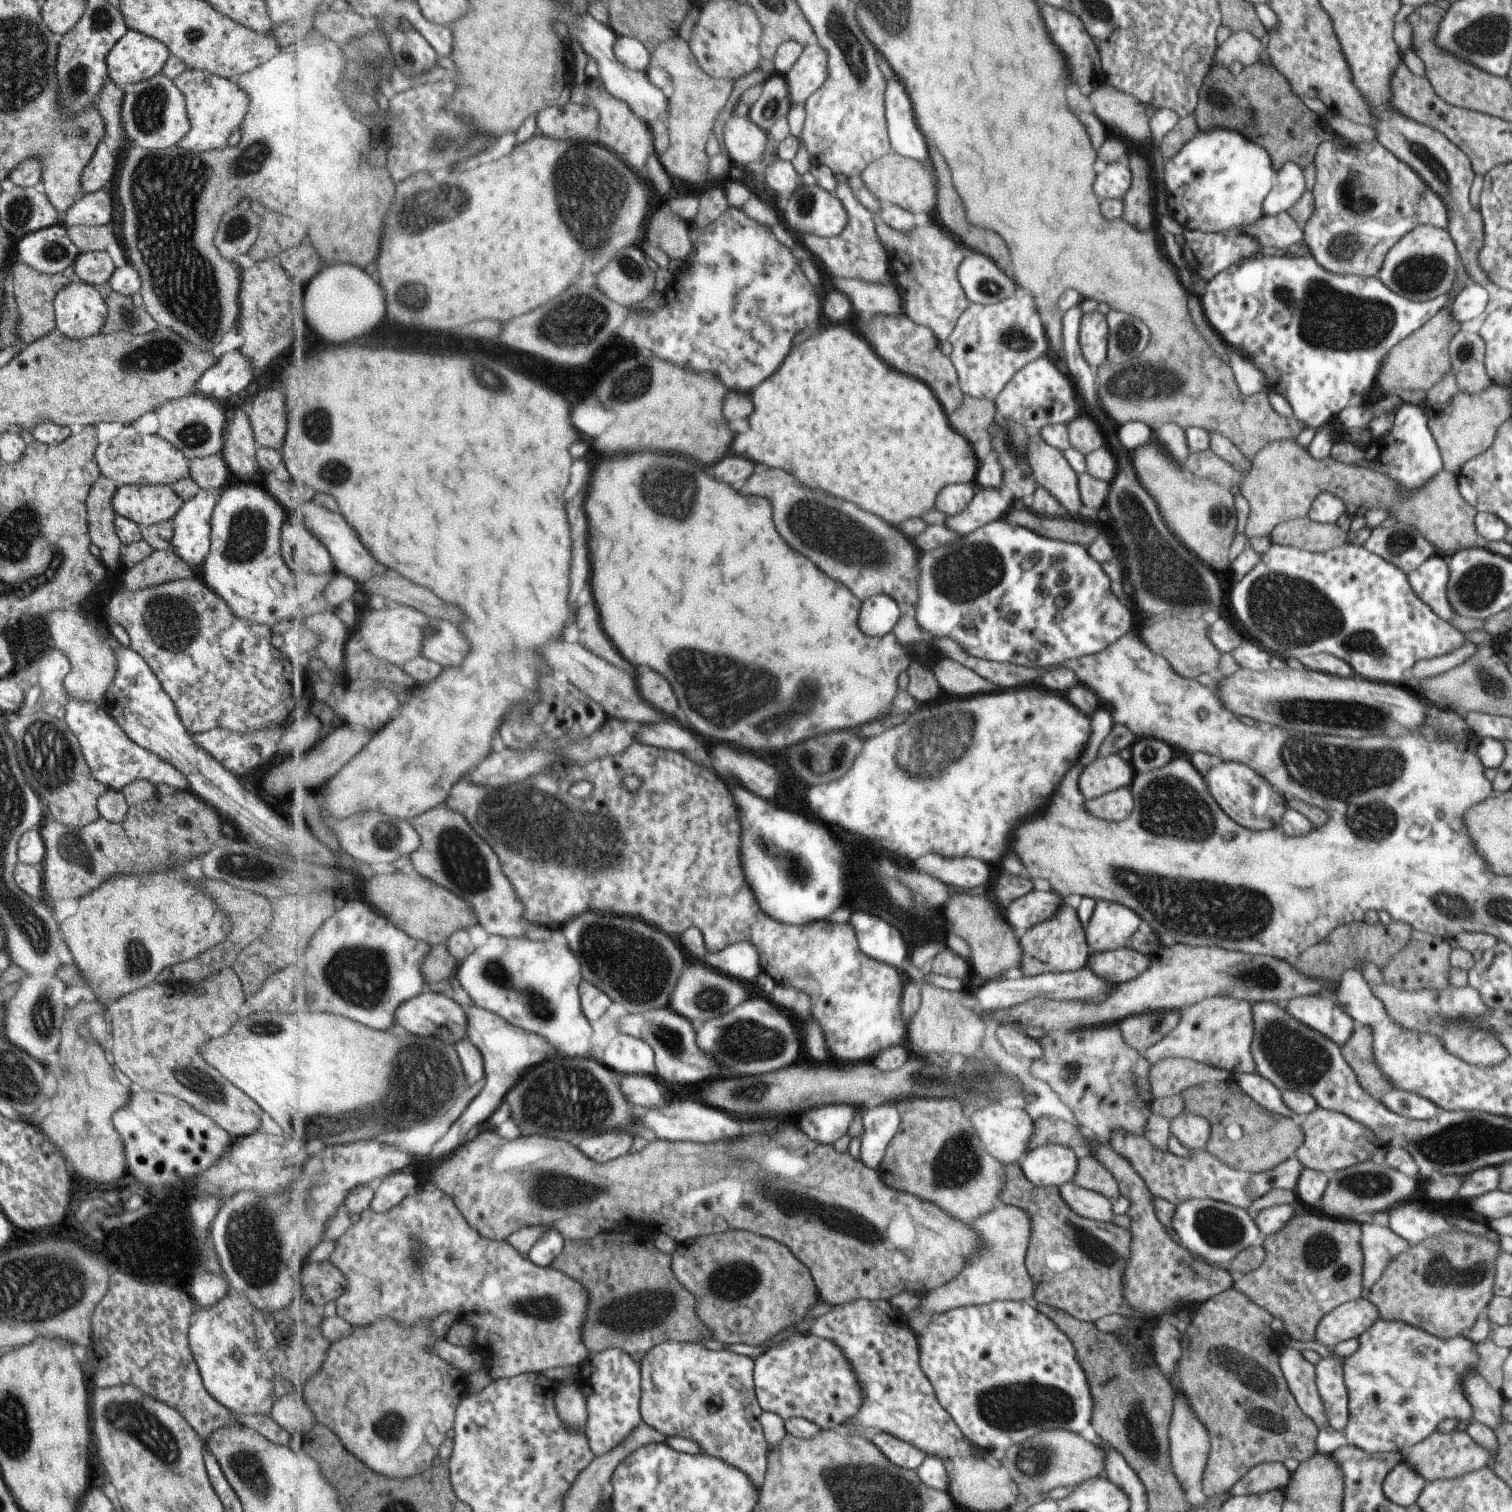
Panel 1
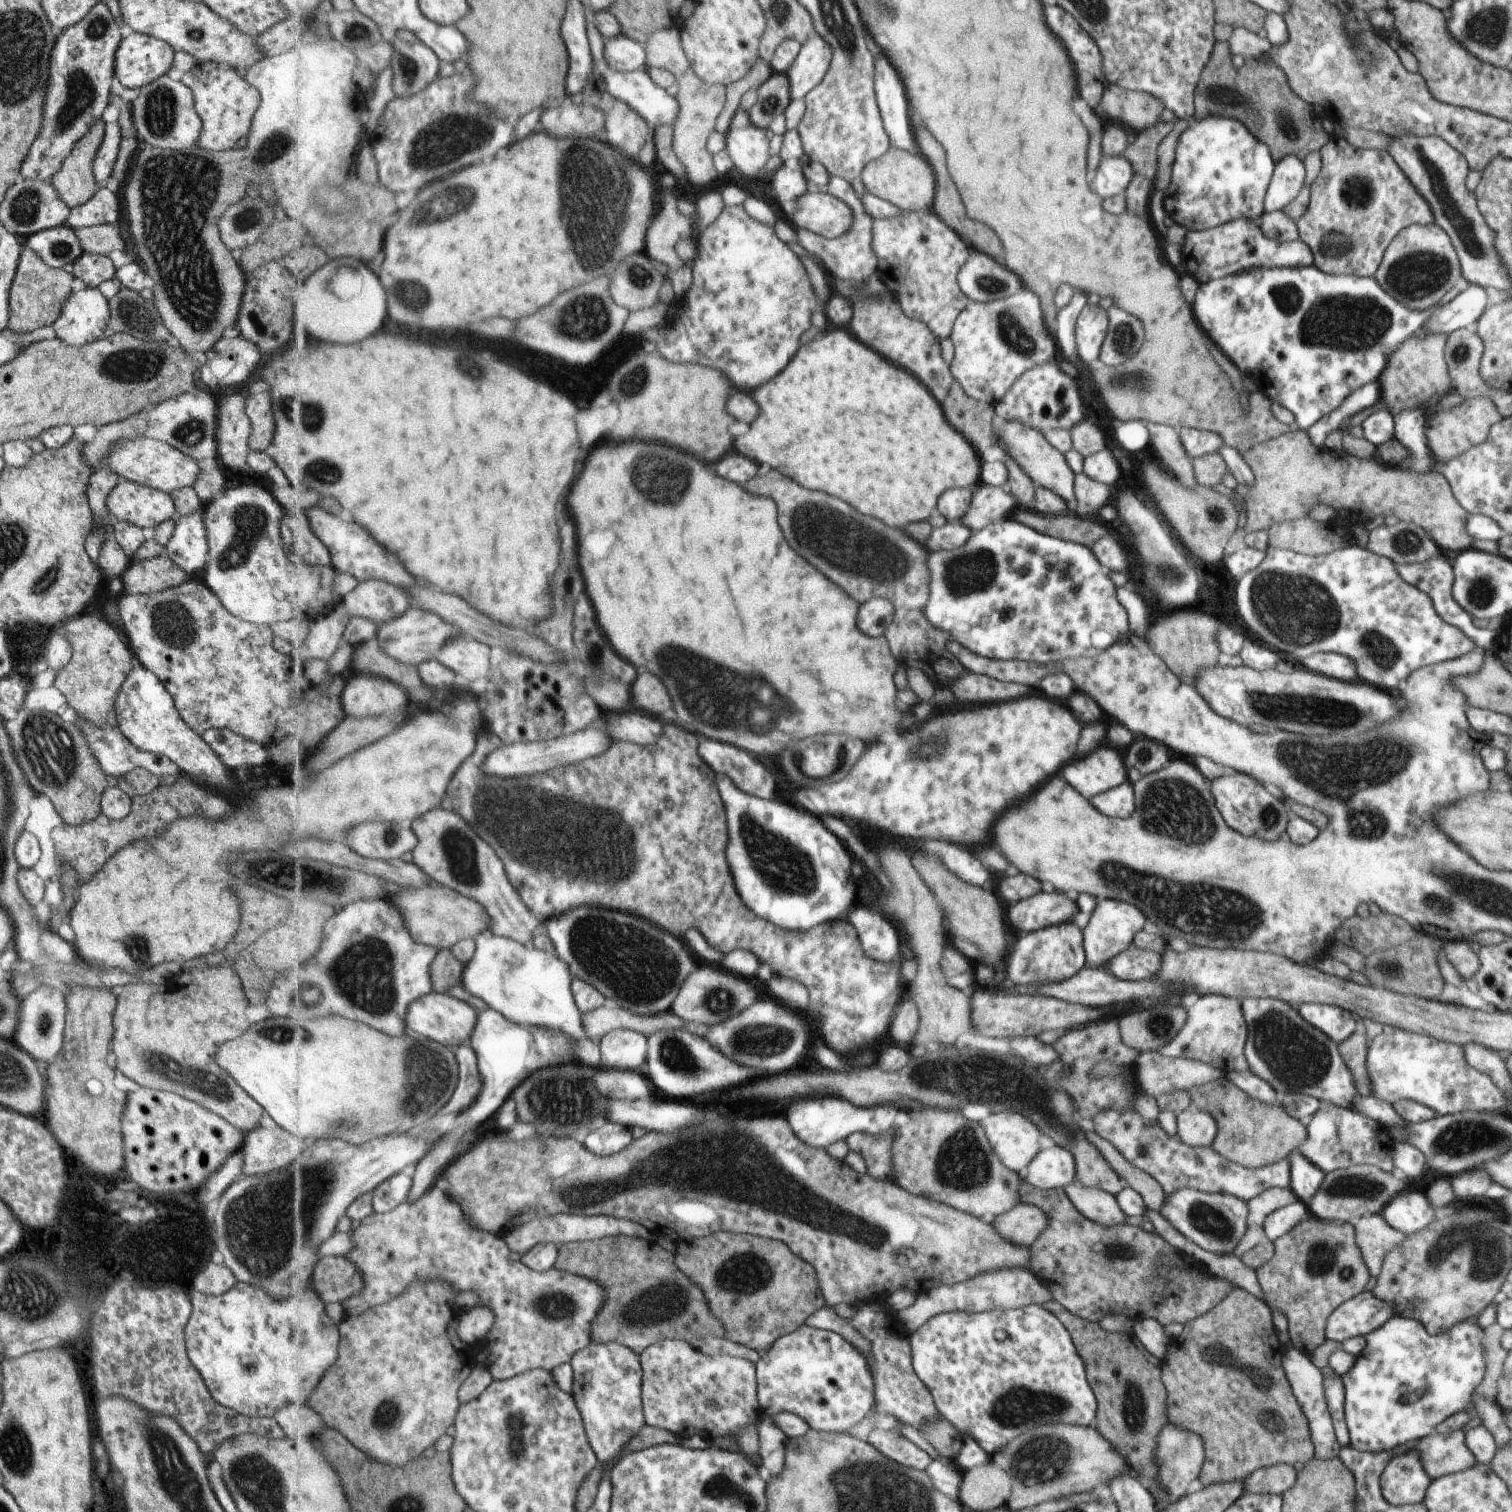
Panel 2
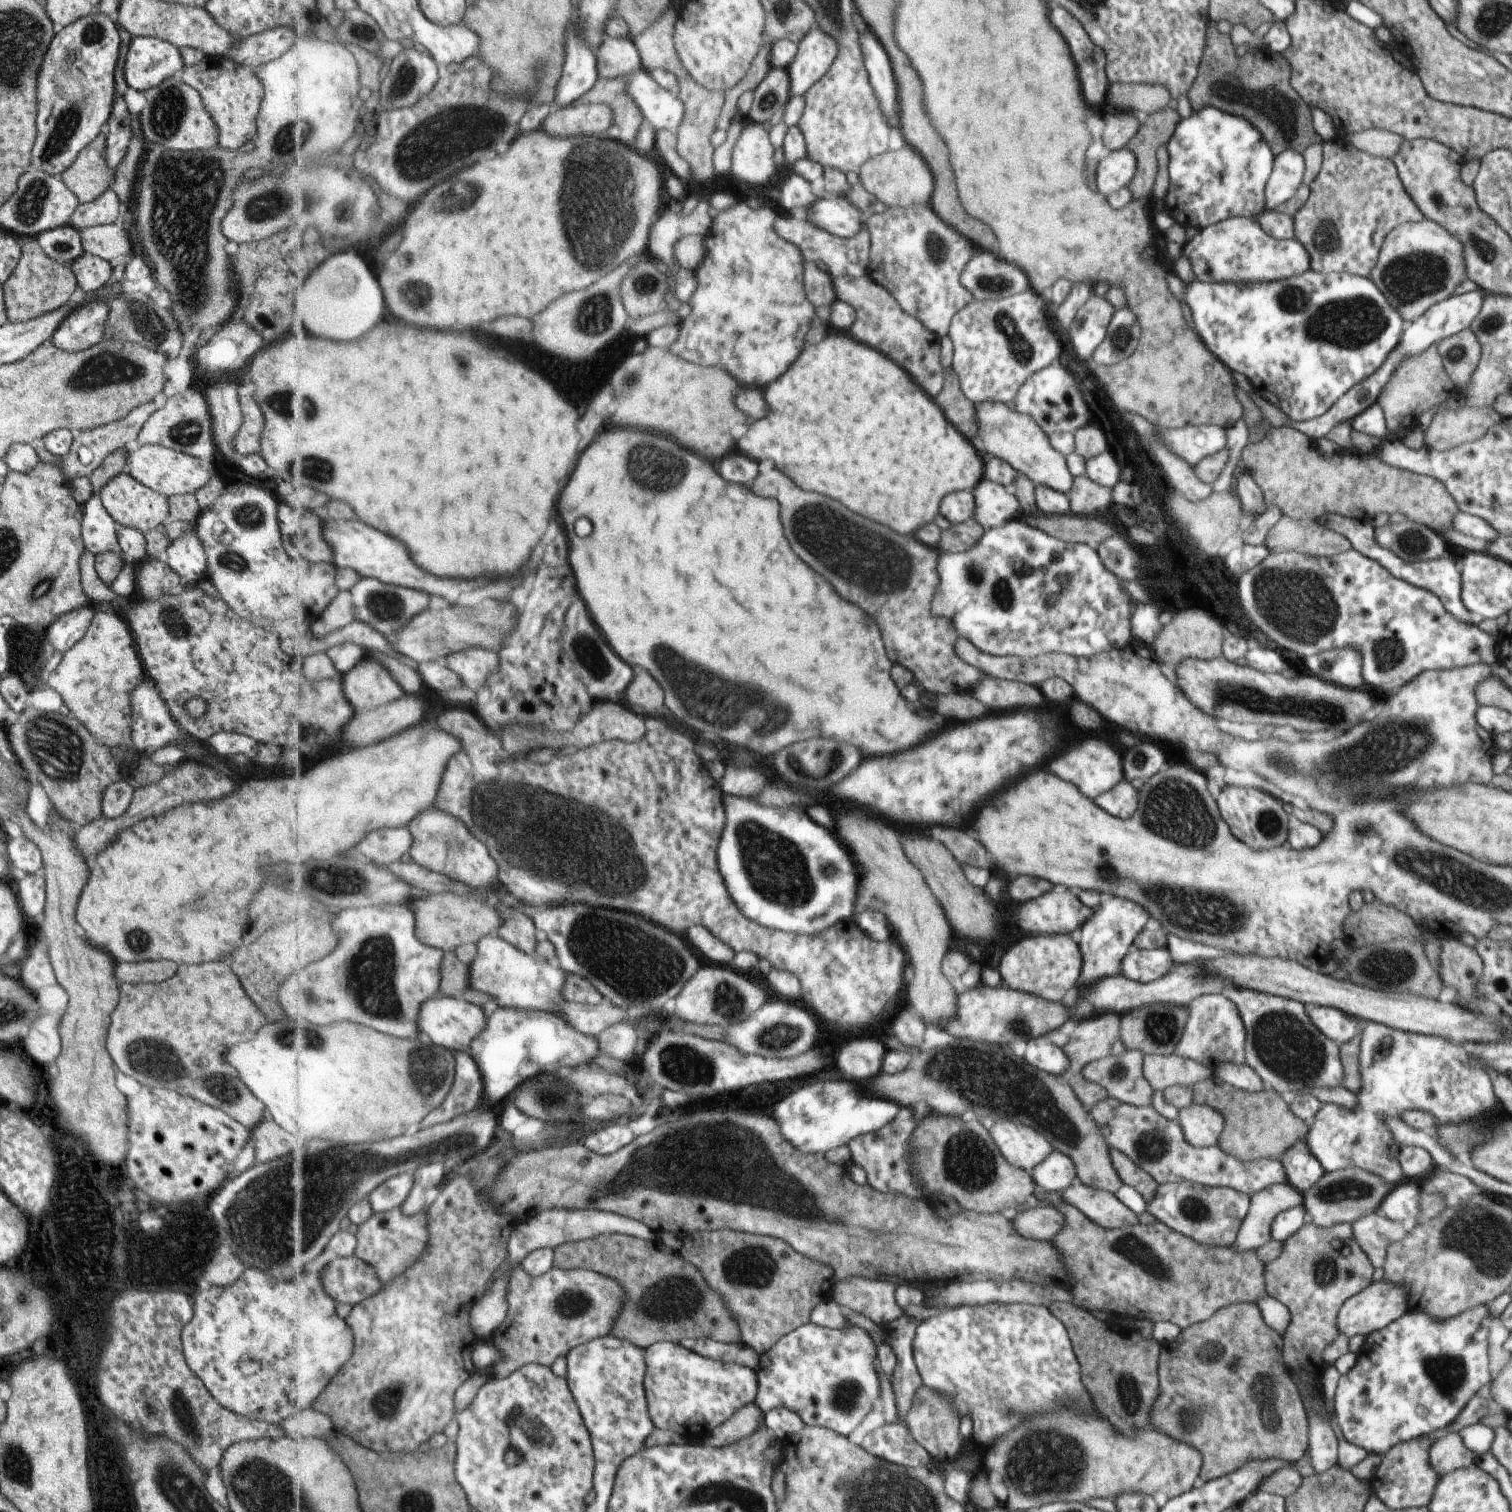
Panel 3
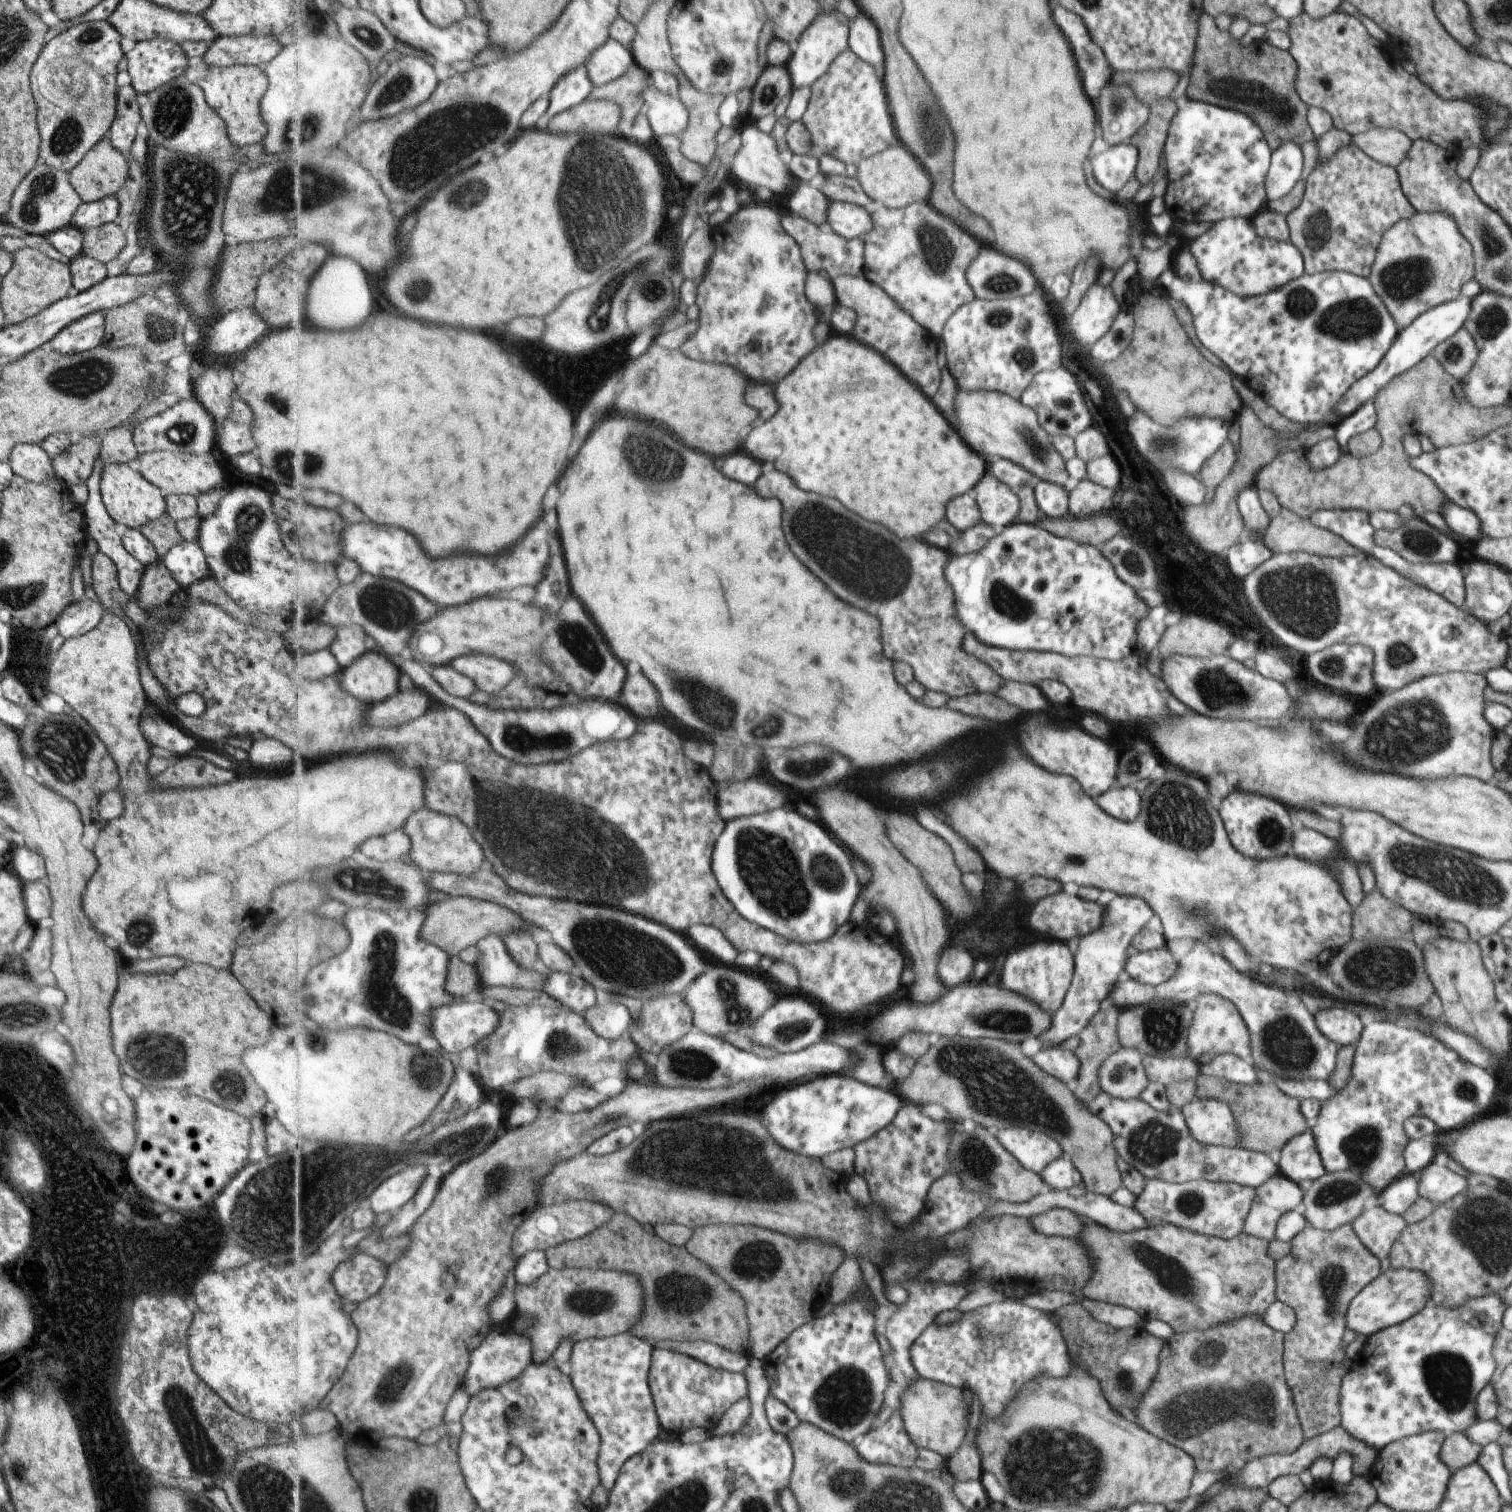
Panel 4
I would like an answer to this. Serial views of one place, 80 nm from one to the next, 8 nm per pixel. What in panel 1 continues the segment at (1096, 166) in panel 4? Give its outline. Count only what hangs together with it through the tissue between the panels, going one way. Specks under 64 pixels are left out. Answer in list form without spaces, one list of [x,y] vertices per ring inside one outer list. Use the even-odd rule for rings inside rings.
[[[1115,161],[1103,165],[1097,172],[1097,182],[1093,182],[1093,190],[1097,190],[1099,198],[1121,199],[1130,187],[1132,173],[1125,161]]]

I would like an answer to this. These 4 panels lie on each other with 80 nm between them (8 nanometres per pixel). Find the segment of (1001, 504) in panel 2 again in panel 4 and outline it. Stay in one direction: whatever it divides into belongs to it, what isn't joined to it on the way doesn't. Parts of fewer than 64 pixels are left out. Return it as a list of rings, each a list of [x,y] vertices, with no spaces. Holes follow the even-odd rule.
[[[985,474],[971,492],[976,494],[981,522],[997,533],[1016,521],[1019,505],[1015,490],[998,478]]]

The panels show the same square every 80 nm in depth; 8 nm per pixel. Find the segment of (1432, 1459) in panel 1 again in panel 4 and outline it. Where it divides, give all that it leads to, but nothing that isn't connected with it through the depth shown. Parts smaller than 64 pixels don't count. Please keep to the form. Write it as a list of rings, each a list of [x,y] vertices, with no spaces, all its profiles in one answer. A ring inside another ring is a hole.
[[[1463,1431],[1445,1436],[1440,1449],[1440,1460],[1450,1472],[1460,1470],[1476,1461],[1482,1448],[1469,1442]]]

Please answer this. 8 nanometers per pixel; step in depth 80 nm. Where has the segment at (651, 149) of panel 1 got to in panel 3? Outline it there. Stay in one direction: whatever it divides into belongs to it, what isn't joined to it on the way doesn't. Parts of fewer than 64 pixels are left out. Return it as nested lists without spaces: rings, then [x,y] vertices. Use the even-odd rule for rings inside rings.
[[[629,96],[612,105],[614,110],[614,124],[620,130],[615,140],[625,142],[629,147],[635,147],[637,133],[644,122],[645,116],[640,106]]]

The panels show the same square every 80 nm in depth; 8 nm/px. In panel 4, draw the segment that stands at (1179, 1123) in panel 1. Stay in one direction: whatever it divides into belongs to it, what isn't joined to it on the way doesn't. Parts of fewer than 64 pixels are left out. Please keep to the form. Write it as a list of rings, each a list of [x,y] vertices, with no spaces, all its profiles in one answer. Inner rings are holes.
[[[1195,1096],[1192,1102],[1181,1107],[1180,1111],[1189,1134],[1197,1142],[1205,1146],[1239,1144],[1237,1126],[1232,1111],[1225,1102]]]

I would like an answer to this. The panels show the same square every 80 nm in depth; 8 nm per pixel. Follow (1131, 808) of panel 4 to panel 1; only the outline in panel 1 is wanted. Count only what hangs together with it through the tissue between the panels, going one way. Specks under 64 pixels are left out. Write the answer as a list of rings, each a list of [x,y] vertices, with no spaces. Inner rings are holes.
[[[1122,786],[1116,791],[1111,791],[1102,794],[1099,798],[1091,798],[1089,804],[1085,804],[1085,808],[1091,815],[1091,812],[1095,814],[1095,817],[1100,819],[1105,819],[1106,821],[1120,821],[1125,817],[1129,816],[1135,806],[1135,799],[1133,799],[1133,794],[1130,787]]]

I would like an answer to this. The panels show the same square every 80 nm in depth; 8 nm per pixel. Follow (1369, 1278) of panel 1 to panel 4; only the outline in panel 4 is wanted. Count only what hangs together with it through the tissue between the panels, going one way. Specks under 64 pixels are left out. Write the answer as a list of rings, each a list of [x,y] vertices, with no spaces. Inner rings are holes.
[[[1375,1200],[1350,1225],[1363,1246],[1380,1262],[1391,1252],[1407,1222],[1400,1216],[1389,1214]]]

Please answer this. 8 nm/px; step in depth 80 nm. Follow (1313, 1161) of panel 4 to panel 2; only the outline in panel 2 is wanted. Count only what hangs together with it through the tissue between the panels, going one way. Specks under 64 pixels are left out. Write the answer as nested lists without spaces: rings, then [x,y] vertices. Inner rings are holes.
[[[1297,1151],[1294,1152],[1293,1158],[1287,1160],[1291,1164],[1289,1188],[1294,1192],[1297,1200],[1307,1206],[1309,1198],[1321,1184],[1324,1172]]]

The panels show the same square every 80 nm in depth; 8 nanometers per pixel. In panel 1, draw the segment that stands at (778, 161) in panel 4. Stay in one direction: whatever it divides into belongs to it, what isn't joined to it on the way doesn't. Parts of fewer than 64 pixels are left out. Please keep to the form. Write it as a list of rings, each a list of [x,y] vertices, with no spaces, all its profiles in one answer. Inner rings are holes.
[[[734,114],[723,125],[723,143],[732,162],[747,167],[763,158],[769,135],[760,126]]]

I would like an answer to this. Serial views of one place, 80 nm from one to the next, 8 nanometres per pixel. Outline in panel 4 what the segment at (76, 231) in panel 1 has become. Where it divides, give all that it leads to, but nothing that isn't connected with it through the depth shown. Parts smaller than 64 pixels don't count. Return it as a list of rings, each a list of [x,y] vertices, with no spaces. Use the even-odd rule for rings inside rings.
[[[107,223],[81,233],[82,254],[99,260],[101,264],[106,264],[116,258],[125,246],[124,232],[113,223]]]

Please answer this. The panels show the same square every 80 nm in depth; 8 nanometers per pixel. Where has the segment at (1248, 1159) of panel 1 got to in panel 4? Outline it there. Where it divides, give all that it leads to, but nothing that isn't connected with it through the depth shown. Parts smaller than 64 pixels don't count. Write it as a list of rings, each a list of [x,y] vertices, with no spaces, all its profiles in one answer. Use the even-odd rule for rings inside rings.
[[[1197,1076],[1195,1079],[1196,1096],[1225,1102],[1232,1111],[1239,1144],[1237,1147],[1243,1150],[1259,1152],[1268,1155],[1274,1150],[1281,1150],[1284,1146],[1299,1134],[1307,1132],[1310,1125],[1300,1114],[1300,1101],[1289,1098],[1277,1086],[1269,1084],[1233,1084],[1223,1078],[1209,1076]]]

